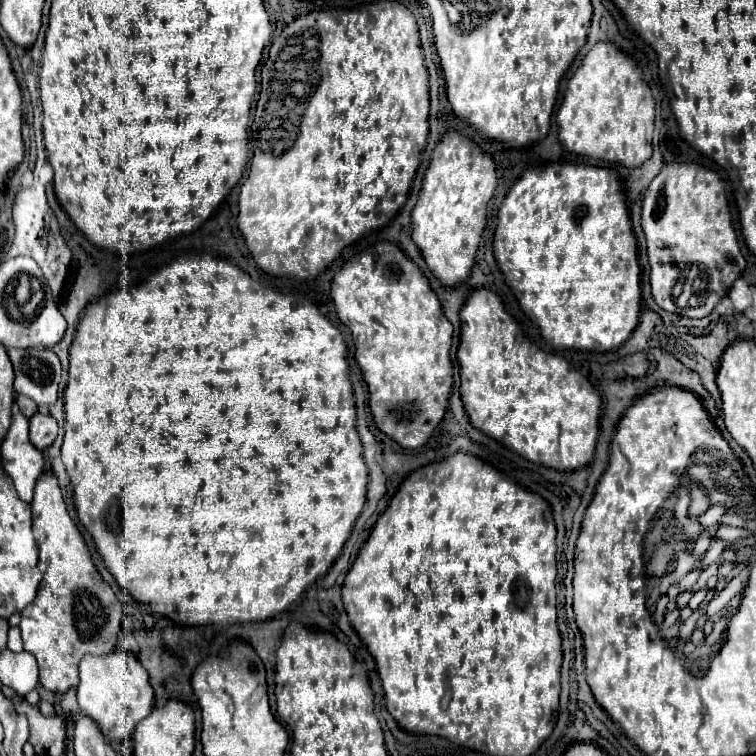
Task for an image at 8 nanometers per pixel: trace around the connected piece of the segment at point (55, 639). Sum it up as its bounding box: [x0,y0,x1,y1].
[19,472,125,694]

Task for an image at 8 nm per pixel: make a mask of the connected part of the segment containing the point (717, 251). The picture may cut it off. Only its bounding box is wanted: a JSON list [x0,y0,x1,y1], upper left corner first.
[641,162,745,318]

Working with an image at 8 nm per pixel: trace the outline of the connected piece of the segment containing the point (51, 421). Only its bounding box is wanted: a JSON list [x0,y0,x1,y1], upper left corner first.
[29,414,57,450]

